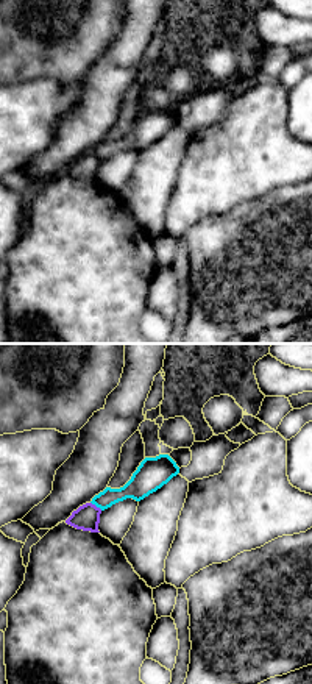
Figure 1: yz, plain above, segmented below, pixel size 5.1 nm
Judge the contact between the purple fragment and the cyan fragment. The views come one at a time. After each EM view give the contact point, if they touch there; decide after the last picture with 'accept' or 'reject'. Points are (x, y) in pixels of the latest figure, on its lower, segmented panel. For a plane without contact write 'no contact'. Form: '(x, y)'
(95, 506)

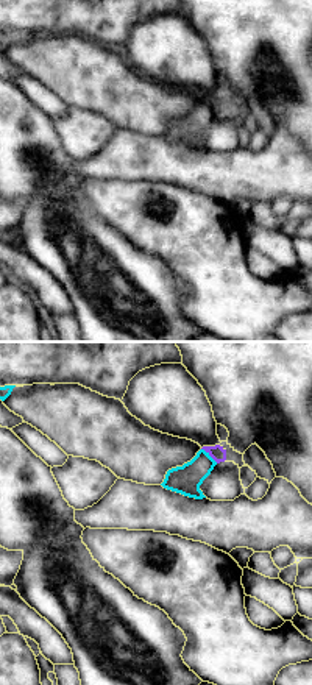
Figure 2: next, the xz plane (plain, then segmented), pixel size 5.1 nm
(209, 454)

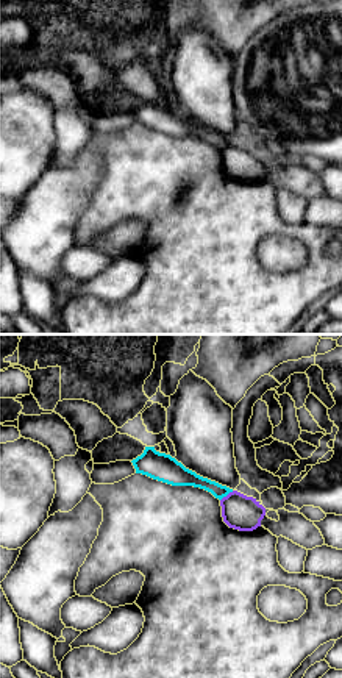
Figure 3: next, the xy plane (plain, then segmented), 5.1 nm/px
(228, 494)

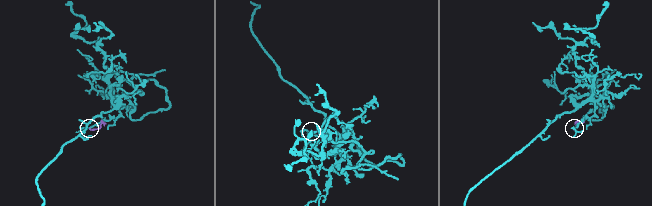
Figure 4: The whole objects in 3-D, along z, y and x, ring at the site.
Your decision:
reject

